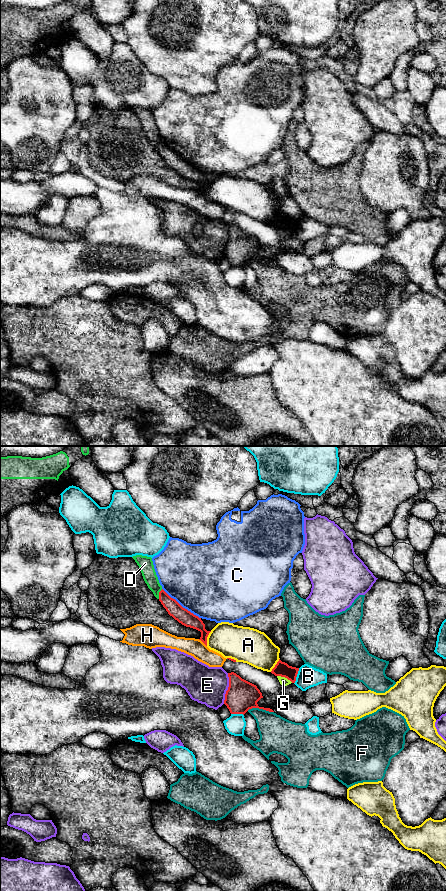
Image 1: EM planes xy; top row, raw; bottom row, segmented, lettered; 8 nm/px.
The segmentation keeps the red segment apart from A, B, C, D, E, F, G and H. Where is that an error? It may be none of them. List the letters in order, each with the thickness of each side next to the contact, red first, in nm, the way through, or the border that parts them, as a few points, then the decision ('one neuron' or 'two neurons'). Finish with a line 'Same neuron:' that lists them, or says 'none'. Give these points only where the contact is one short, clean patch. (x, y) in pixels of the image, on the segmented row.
A: 120/280 nm | two neurons
B: 120/170 nm | two neurons
C: 120/500 nm | two neurons
D: 120/120 nm | along xy (162, 589), (159, 592), (158, 598) | two neurons
E: 240/300 nm | two neurons
F: 240/280 nm | two neurons
G: 120/70 nm | two neurons
H: 120/140 nm | two neurons
Same neuron: none

